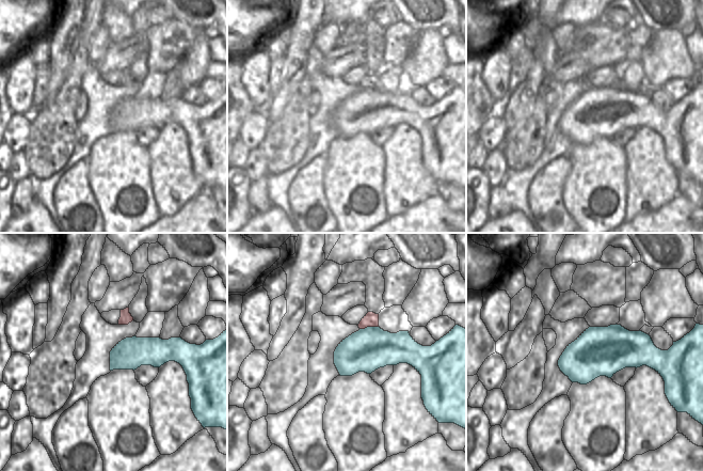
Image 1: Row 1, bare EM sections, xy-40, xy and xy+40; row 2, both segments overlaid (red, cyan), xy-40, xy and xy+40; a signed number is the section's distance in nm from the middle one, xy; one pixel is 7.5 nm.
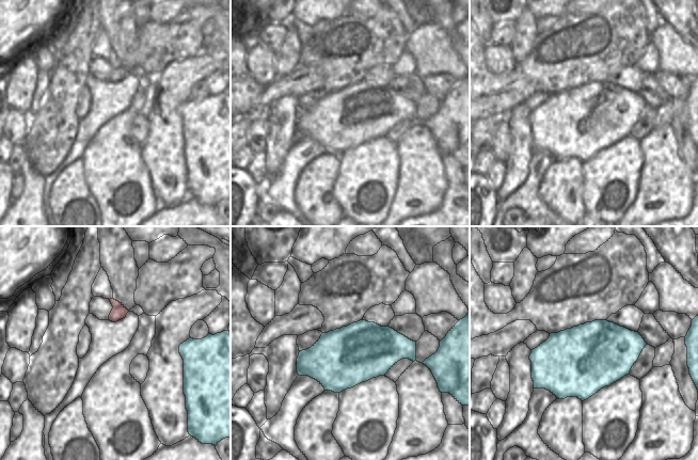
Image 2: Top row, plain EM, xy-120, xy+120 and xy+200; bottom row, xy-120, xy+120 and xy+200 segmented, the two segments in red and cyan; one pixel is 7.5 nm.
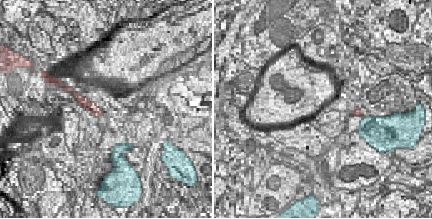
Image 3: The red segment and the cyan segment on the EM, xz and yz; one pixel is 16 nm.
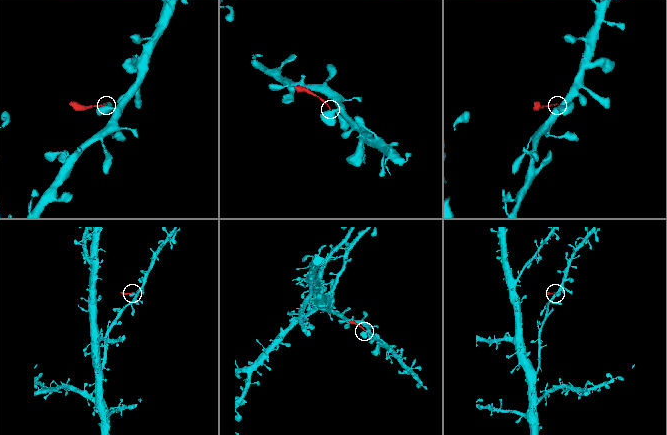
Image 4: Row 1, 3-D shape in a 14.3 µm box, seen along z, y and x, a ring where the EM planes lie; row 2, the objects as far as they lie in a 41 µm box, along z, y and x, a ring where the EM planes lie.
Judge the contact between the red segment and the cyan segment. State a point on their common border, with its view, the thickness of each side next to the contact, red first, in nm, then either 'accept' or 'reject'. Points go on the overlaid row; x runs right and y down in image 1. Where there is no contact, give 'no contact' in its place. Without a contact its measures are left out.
xy (368, 326) | 110/320 nm | reject

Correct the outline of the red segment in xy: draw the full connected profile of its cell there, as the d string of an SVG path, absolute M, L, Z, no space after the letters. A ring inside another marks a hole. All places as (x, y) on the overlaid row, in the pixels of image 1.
M368 312L357 325L360 329L367 327L379 327L379 314Z

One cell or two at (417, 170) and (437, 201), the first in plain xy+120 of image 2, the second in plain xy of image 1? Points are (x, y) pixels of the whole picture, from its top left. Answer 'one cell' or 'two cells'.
two cells

